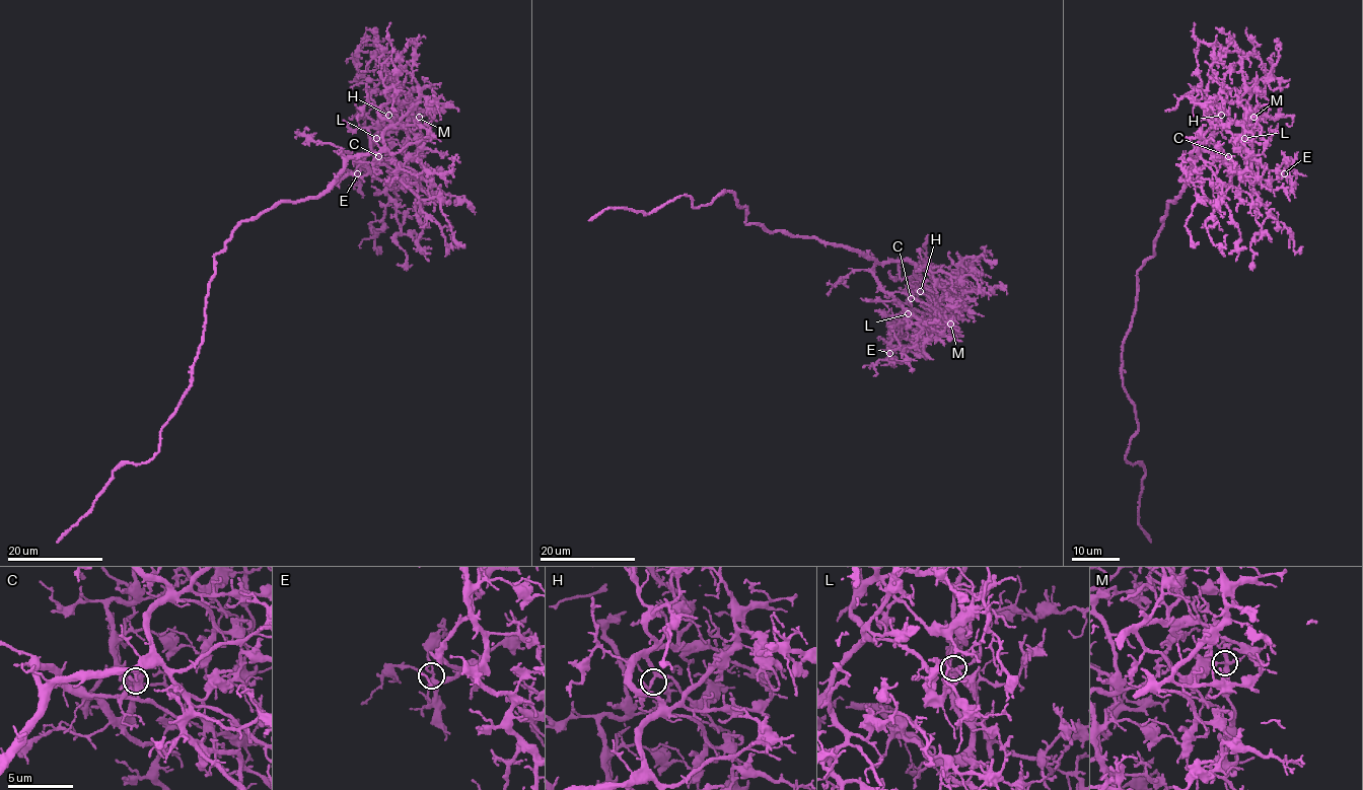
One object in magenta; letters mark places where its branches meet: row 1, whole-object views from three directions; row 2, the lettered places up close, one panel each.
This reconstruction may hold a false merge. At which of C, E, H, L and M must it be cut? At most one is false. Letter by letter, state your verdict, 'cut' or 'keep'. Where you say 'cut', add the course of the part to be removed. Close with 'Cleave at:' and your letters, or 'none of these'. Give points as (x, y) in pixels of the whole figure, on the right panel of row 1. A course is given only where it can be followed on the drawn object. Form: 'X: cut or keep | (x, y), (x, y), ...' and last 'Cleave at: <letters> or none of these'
C: keep
E: keep
H: keep
L: keep
M: cut | (1253, 118), (1258, 82), (1268, 80), (1278, 59), (1277, 48)
Cleave at: M

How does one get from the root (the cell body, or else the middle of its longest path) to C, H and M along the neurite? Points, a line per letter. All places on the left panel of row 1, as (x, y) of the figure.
C: (232, 233), (242, 221), (282, 202), (319, 195), (343, 167), (343, 149), (359, 161), (374, 162), (378, 156)
H: (232, 233), (282, 202), (319, 195), (349, 158), (376, 153), (390, 123), (379, 115), (383, 105), (388, 115)
M: (232, 233), (282, 202), (319, 195), (349, 158), (376, 153), (390, 123), (383, 105), (404, 123), (418, 118)

